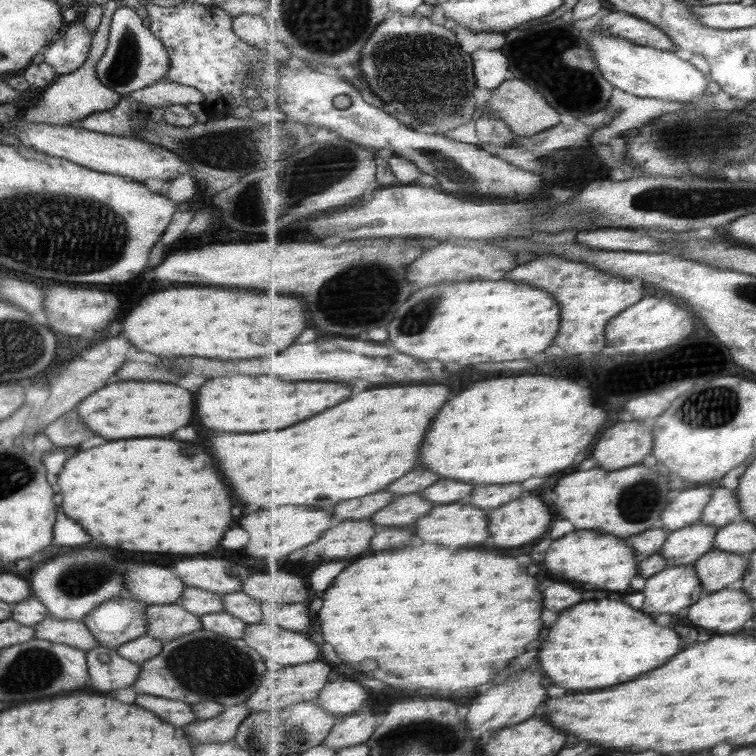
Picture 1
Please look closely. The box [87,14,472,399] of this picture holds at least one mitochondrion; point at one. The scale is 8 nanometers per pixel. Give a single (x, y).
(221, 147)

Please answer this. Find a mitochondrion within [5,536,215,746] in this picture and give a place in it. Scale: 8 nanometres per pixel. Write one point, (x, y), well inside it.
(39, 666)

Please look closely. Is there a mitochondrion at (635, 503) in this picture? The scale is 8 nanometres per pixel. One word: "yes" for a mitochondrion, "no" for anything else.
yes

